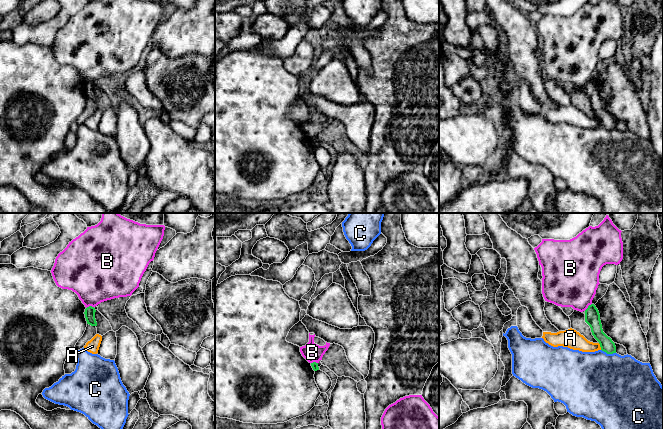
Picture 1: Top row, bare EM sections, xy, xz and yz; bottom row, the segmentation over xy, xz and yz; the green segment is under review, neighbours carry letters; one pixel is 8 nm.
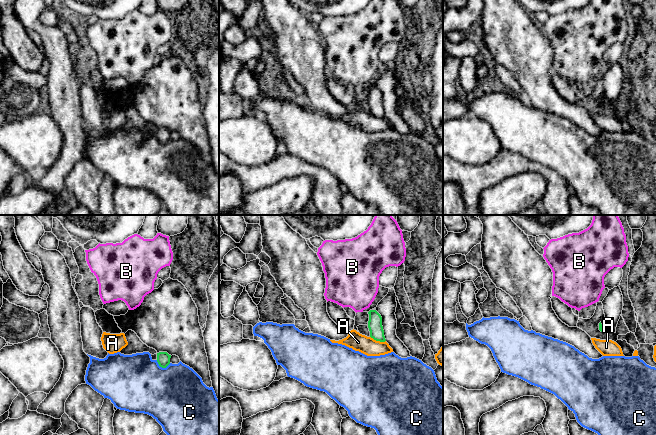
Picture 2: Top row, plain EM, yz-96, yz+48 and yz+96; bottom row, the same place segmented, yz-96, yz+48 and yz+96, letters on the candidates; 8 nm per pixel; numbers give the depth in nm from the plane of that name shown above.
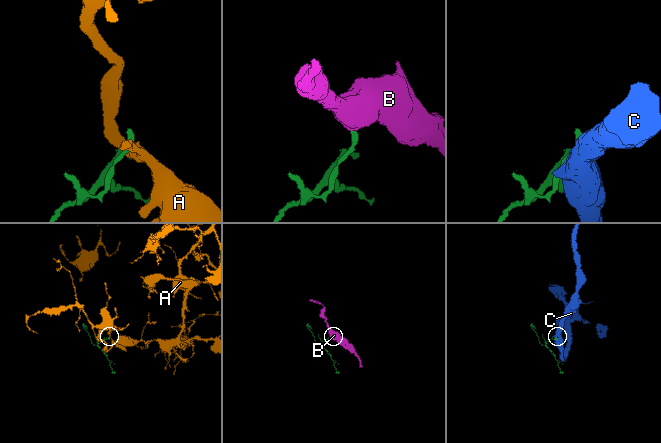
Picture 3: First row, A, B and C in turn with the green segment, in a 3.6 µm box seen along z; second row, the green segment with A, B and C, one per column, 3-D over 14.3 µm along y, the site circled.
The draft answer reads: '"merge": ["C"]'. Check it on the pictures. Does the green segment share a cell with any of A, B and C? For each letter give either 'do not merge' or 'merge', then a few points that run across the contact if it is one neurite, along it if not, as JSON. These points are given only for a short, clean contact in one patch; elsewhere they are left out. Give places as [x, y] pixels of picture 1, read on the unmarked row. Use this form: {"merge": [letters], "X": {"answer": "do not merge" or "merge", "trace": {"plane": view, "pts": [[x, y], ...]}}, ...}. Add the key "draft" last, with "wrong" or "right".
{"merge": [], "A": {"answer": "do not merge", "trace": {"plane": "yz", "pts": [[598, 119], [601, 125]]}}, "B": {"answer": "do not merge", "trace": {"plane": "yz", "pts": [[591, 79], [584, 86]]}}, "C": {"answer": "do not merge", "trace": {"plane": "yz", "pts": [[601, 125], [607, 129], [615, 129]]}}, "draft": "wrong"}

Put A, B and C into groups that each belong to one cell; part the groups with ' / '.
A / B / C

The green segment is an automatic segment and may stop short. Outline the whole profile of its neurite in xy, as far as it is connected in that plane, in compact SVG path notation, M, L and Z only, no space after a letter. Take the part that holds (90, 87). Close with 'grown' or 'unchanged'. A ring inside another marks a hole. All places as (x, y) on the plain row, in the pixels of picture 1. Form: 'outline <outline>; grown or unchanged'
outline M92 82L87 83L84 88L87 100L91 102L97 102L97 98L95 95L95 88L96 86Z; unchanged

